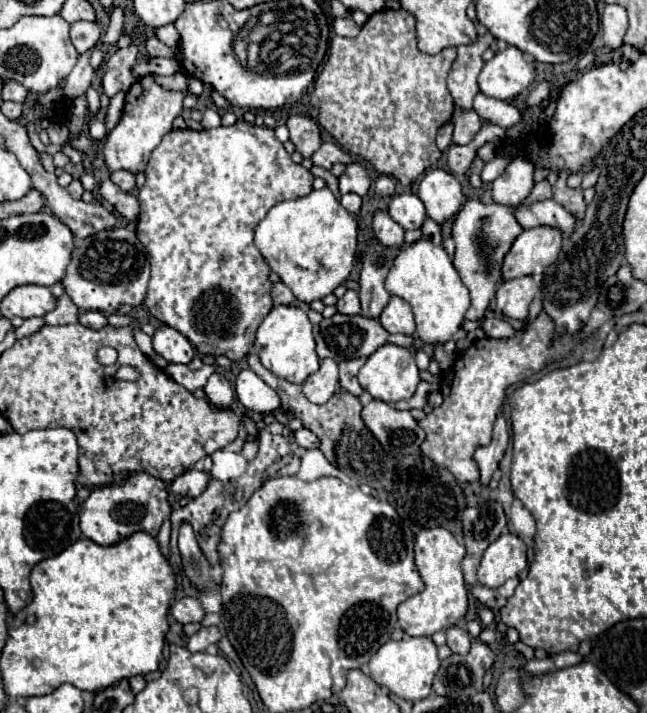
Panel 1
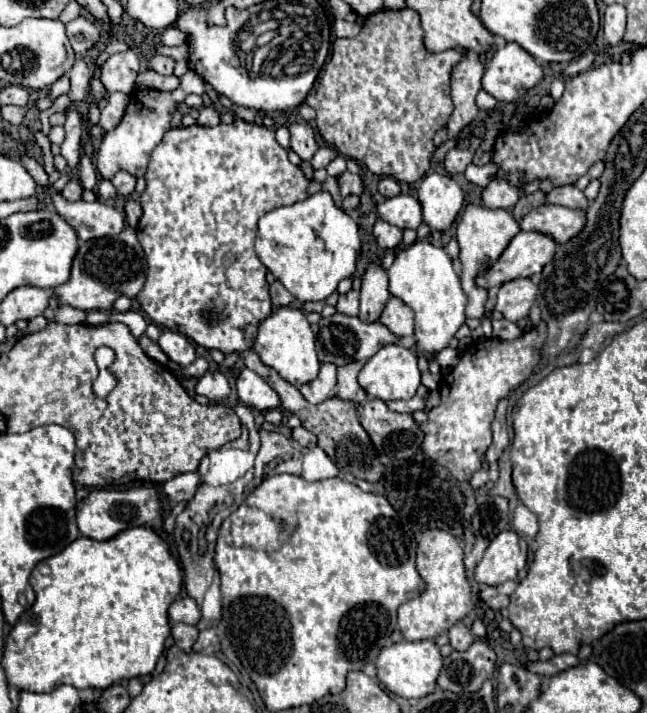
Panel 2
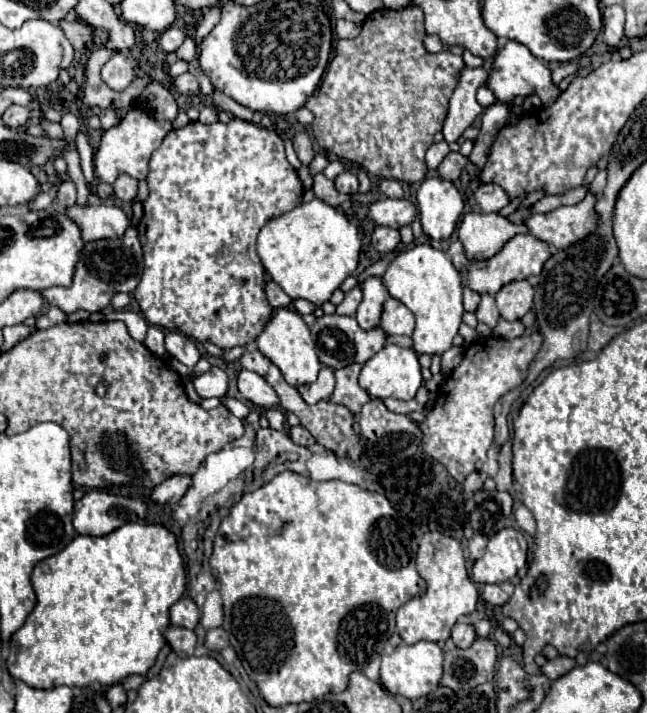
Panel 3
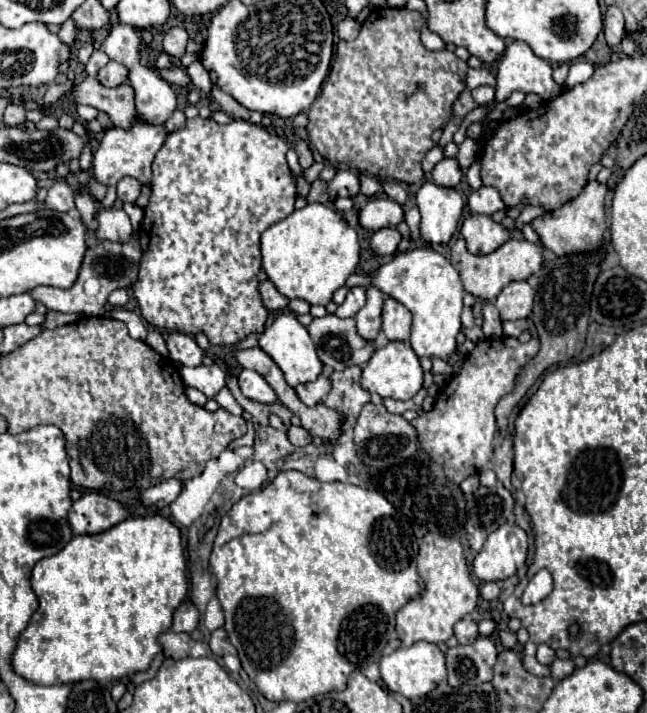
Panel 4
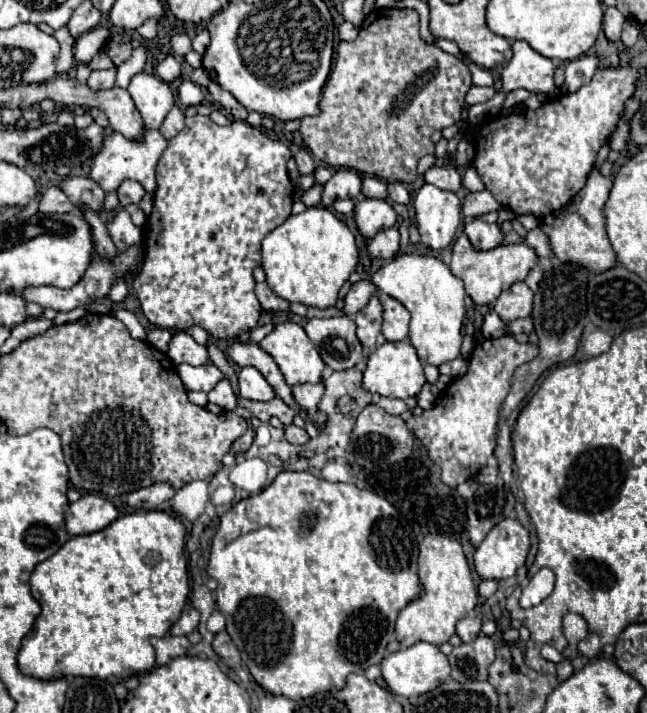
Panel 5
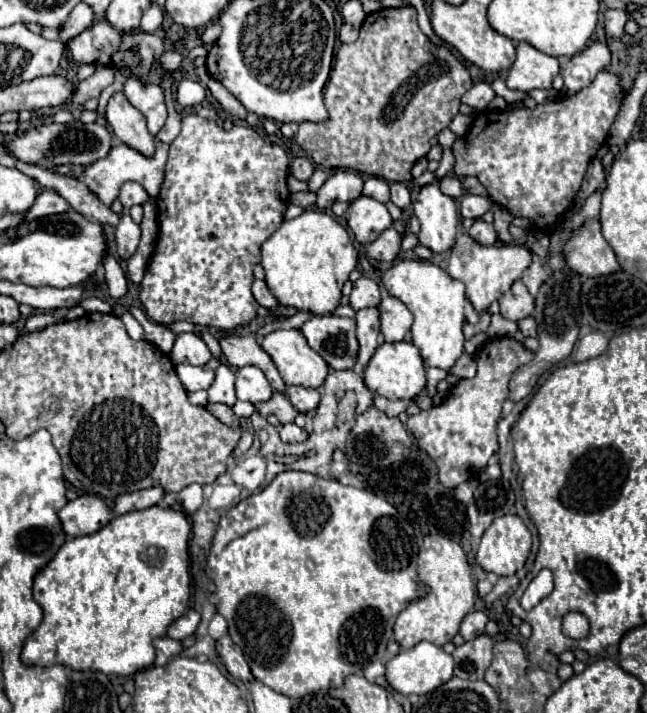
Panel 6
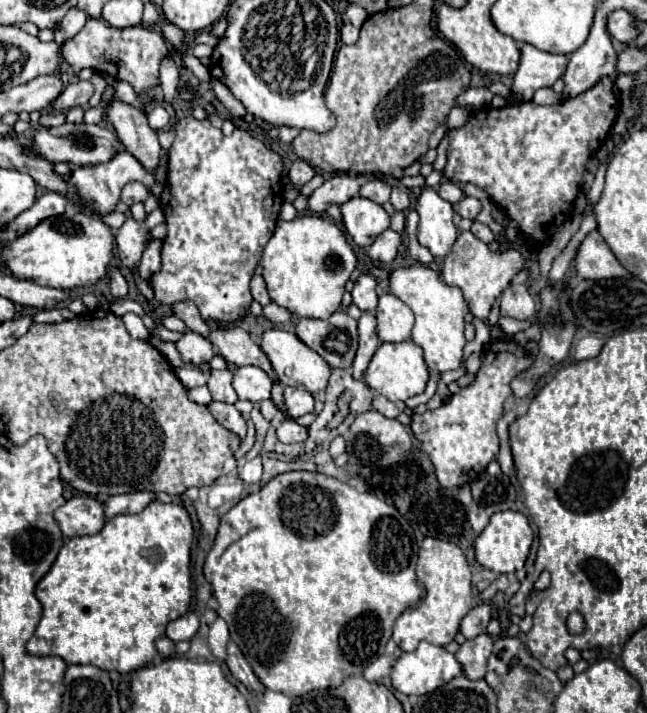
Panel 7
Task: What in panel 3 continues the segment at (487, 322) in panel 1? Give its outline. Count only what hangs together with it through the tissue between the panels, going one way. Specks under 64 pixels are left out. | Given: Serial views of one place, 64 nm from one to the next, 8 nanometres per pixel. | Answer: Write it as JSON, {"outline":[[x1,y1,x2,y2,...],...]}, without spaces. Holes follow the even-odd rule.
{"outline":[[498,320,498,326,496,326,496,330,494,330,494,334,498,336,498,338,506,338,506,340,512,340,512,338,518,338,518,336,522,336,522,332,524,332,524,324,520,322,520,320,516,320,516,322,508,322,508,320]]}

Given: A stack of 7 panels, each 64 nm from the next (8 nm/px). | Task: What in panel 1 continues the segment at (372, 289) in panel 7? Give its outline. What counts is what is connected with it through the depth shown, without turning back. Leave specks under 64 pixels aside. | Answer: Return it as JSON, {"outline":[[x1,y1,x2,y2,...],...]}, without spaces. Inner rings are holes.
{"outline":[[348,290,348,292,338,300,336,308,338,308,338,312,340,312,340,314,350,314,350,316,360,314,360,300,358,300,358,292,356,292,356,290]]}

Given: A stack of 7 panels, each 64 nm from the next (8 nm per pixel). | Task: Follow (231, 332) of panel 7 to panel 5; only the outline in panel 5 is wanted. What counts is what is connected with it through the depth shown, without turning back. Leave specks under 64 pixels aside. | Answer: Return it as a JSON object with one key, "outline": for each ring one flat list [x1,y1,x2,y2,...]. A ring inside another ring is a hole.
{"outline":[[232,342,228,348,226,348,226,356,238,364,240,368,244,366,254,366,262,372,262,376,268,380,268,384,274,388,276,396,280,396,286,404,290,404,292,408,298,408,294,398,292,398,292,392,290,392,290,386,284,382,276,362,272,360,270,354,266,354,258,344,254,342]]}

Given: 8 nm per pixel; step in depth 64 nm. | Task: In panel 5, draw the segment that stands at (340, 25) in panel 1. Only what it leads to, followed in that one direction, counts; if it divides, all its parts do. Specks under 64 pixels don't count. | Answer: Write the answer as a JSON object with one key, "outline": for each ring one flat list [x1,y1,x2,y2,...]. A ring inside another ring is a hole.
{"outline":[[342,22,338,36,340,36,340,40,352,42,352,40,356,40,356,36,358,36,358,28,356,28,354,24,350,24,350,22]]}

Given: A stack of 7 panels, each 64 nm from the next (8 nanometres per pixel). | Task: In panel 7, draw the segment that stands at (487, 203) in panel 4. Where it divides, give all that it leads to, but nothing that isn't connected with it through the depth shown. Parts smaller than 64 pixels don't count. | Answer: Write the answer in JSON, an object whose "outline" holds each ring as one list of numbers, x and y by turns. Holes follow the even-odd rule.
{"outline":[[464,196,464,198,456,204,456,212,458,212,458,216,468,218,468,220,474,220,474,218,480,214,480,210,482,210,482,204,480,204,476,198,468,198,468,196]]}

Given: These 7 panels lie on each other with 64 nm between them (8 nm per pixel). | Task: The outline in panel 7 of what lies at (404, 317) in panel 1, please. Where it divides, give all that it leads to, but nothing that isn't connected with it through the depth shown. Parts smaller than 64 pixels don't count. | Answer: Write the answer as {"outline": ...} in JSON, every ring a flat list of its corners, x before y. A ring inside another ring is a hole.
{"outline":[[382,294,378,298,378,308,376,308,374,316,378,320,380,342,398,344,398,342,404,342,410,338,414,314,394,294]]}

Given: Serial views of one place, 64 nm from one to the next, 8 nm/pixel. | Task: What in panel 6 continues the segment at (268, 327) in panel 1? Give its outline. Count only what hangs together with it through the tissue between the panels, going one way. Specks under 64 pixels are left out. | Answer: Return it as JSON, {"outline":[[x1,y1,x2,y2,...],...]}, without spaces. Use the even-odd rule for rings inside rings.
{"outline":[[274,330,264,336,262,348,274,360,286,386,320,388,324,384,328,364,308,346,300,330]]}

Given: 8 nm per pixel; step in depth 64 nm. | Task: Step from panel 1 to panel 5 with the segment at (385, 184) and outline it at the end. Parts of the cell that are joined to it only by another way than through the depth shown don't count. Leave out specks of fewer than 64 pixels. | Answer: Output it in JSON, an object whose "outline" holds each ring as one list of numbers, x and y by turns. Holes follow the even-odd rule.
{"outline":[[388,182,388,196,396,204,408,204,410,202,410,194,402,182]]}

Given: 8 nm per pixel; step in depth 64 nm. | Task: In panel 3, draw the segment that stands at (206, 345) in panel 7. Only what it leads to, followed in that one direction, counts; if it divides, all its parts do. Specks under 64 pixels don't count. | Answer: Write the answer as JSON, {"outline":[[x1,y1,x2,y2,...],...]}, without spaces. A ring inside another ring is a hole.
{"outline":[[168,332,164,344,166,344,168,354,174,356,176,360,180,360,182,364,186,364,188,368,194,368,196,362,200,360,200,350,198,350,196,342,182,332]]}

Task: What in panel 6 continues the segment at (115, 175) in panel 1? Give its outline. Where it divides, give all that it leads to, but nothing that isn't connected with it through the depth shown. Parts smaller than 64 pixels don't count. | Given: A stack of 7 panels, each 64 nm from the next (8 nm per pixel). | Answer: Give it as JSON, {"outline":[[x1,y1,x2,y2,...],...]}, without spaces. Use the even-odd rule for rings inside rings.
{"outline":[[126,182,126,184,120,188,118,200,122,202,124,210,128,210,128,208,134,206,134,204,144,204,144,202,148,200,148,194,146,194,146,190,144,190,142,184,138,184,138,182]]}

